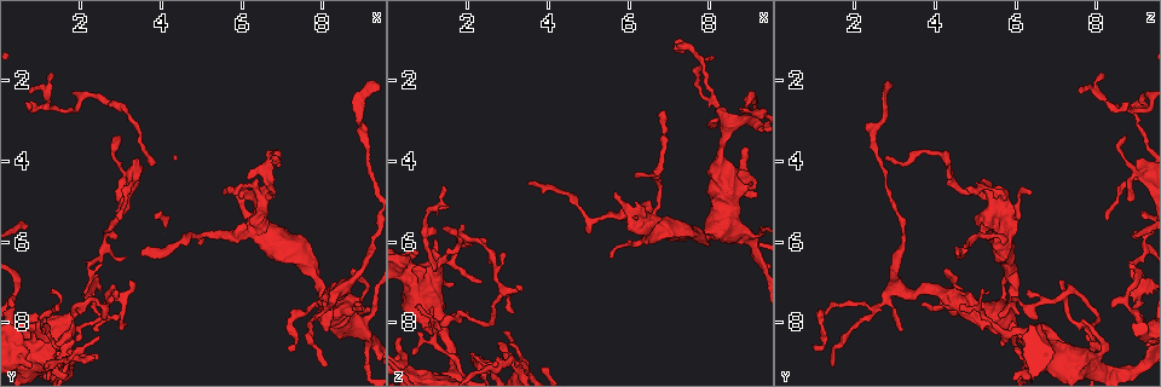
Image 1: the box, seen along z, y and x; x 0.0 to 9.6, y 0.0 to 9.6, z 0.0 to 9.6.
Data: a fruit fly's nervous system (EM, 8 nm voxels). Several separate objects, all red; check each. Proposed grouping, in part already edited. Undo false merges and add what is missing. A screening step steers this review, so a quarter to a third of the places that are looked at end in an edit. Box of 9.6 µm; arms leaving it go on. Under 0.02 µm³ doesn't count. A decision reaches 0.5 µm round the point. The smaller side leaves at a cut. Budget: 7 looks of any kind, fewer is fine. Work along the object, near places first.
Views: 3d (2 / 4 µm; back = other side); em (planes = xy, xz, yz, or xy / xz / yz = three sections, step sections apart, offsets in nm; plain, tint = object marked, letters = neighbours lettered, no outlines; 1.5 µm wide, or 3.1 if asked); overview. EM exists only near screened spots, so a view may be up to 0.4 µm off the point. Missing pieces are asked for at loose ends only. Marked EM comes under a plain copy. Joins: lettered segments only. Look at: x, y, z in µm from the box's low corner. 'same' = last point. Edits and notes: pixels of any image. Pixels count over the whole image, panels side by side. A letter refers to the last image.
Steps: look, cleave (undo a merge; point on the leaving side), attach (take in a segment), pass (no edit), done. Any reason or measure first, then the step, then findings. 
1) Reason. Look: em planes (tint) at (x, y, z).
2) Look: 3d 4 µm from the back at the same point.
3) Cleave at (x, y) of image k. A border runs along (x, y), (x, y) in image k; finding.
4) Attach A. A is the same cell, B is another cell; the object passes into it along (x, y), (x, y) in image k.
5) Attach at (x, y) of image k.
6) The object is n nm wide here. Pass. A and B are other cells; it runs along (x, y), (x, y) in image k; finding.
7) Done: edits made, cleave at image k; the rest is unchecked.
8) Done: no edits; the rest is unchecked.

An open end. Look: em planes (letters) at (0.70, 2.30, 7.60).

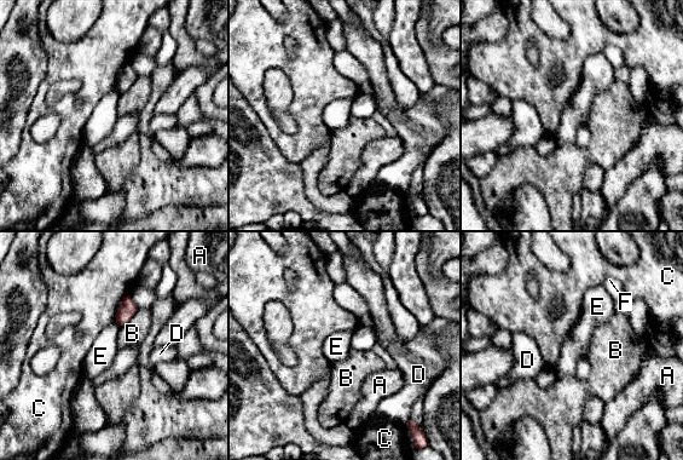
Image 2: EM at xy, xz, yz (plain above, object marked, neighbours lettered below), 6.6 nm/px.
Pass. A, B, C, D, E and F are other cells; a border runs along (127, 294), (117, 310), (115, 320) in image 2; none of them fits.

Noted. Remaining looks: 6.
Look: 3d 2 µm at (3.55, 6.30, 4.55).

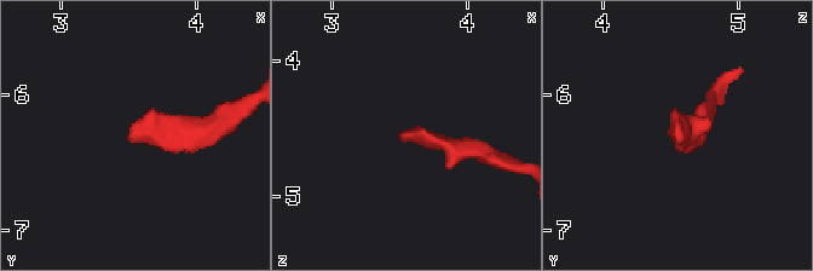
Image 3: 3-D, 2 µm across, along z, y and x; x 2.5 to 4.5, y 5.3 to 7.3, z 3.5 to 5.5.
Look: em planes (tint) at (3.52, 6.30, 4.52).

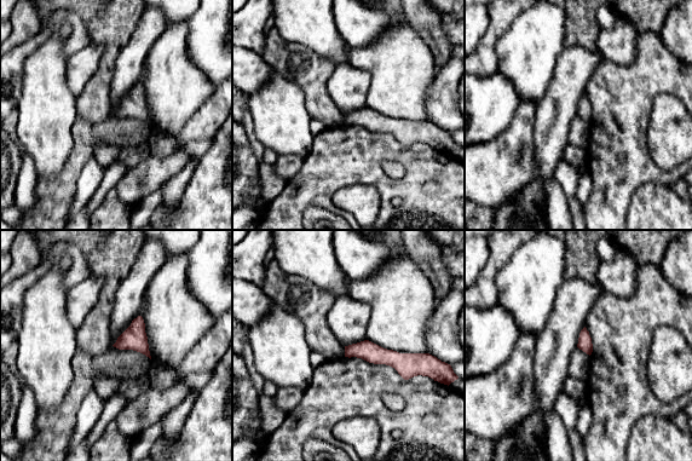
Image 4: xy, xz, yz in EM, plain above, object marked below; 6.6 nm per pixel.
Look: em planes (letters) at the same point.

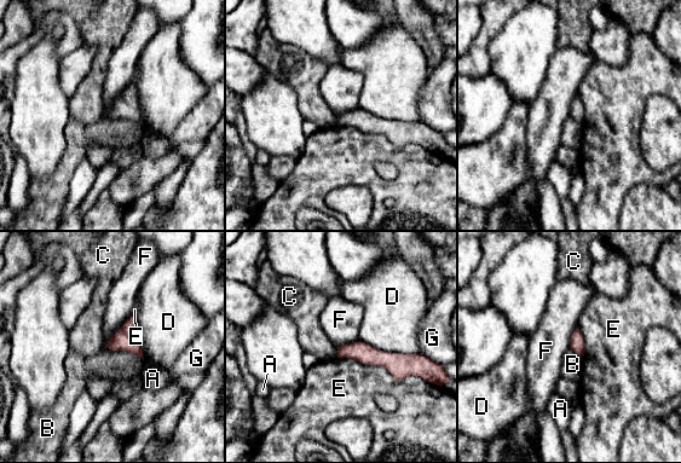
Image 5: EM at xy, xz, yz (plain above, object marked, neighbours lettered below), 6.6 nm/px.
Pass. A, B, C, D, E, F and G are other cells; no lettered segment goes on from it.

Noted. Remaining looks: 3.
Tapers out. Look: em planes (tint) at (2.85, 5.90, 8.85).

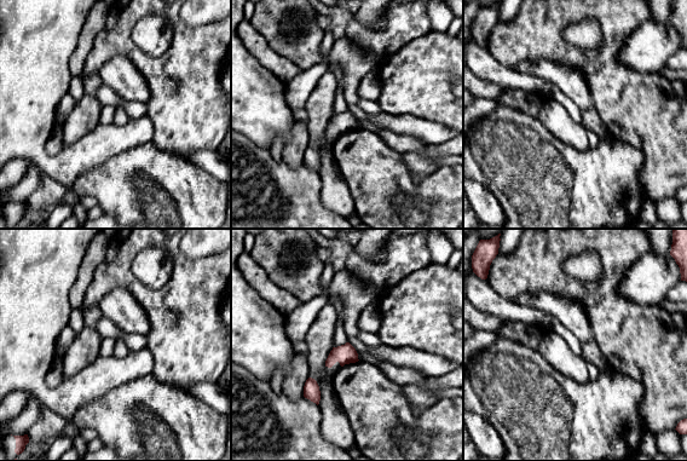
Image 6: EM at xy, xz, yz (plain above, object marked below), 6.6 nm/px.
Look: em planes (letters) at the same point.

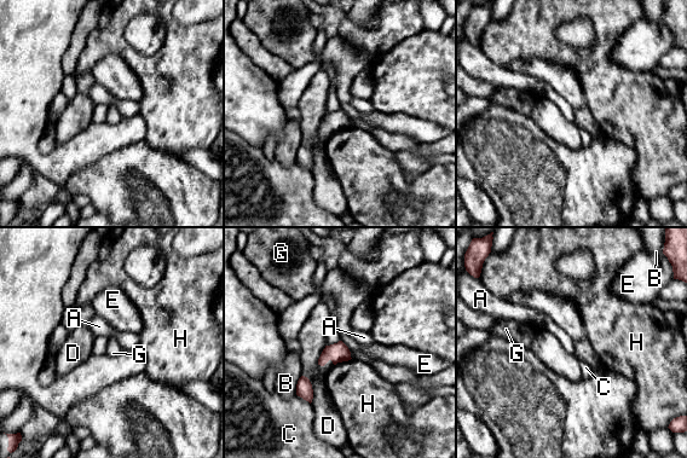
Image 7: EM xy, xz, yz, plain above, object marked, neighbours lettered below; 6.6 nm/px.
Pass. A, B, C, D, E, G and H are other cells; a border runs along (341, 340), (352, 358) in image 7; no lettered segment goes on from it.

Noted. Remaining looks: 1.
Done: no edits; the rest is unchecked.

